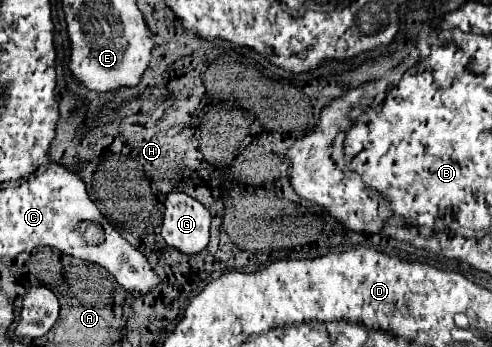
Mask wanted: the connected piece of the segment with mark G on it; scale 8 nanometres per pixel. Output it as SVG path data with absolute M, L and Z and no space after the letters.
M171 192L165 198L161 236L185 254L197 254L209 244L209 210L185 192Z

